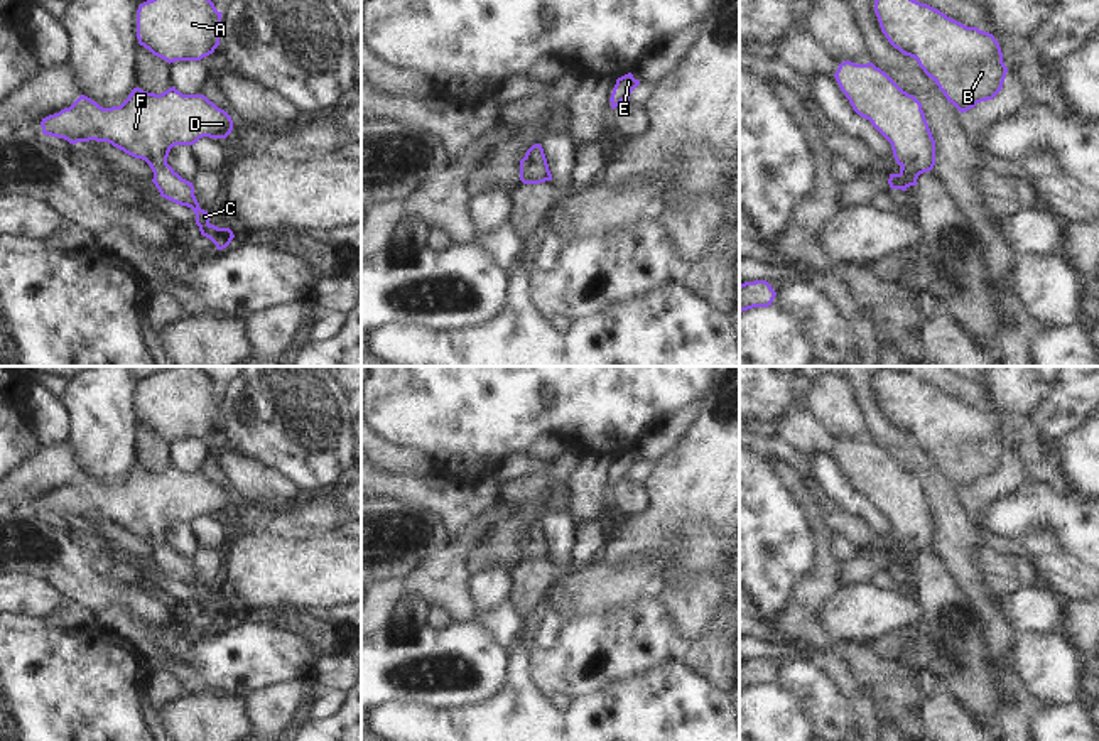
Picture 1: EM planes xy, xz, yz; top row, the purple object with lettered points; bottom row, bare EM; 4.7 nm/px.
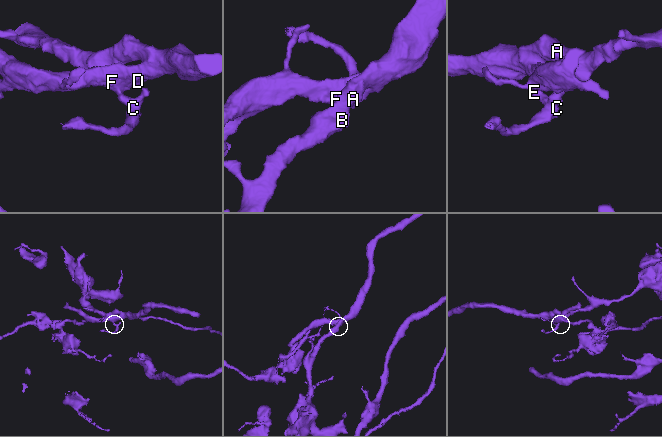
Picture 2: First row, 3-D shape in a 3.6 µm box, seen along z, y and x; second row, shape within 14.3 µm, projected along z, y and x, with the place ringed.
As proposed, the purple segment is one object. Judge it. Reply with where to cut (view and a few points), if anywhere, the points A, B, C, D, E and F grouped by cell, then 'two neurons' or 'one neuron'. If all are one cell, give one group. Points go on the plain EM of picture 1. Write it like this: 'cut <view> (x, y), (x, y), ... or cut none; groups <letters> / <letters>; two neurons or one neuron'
cut none; groups A B C D E F; one neuron

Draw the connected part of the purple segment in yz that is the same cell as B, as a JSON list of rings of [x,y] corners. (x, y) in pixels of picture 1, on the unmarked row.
[[[886,370],[878,371],[874,392],[888,420],[913,435],[961,491],[1001,469],[1008,446],[993,412]]]

